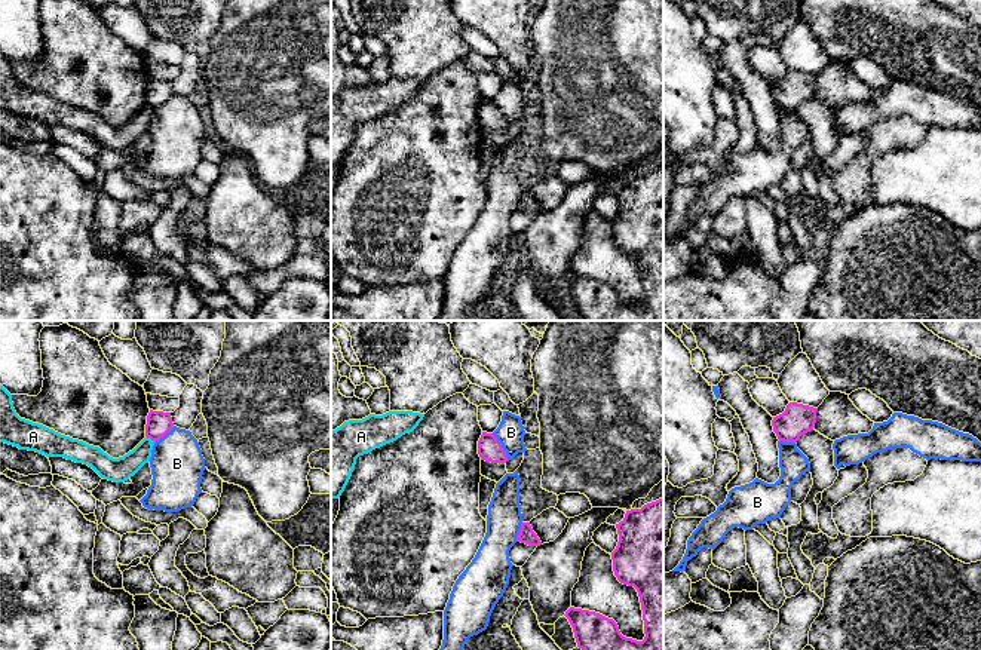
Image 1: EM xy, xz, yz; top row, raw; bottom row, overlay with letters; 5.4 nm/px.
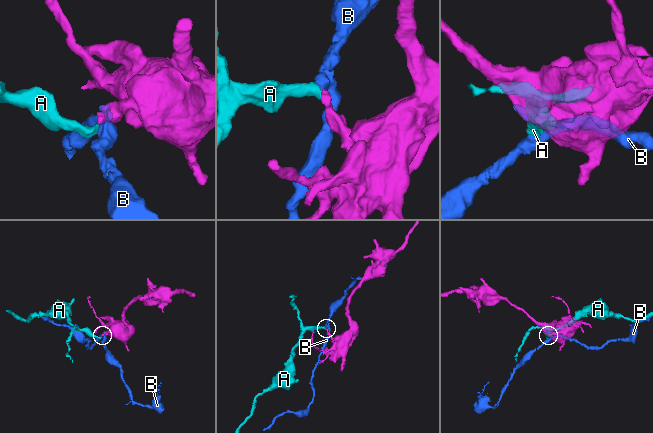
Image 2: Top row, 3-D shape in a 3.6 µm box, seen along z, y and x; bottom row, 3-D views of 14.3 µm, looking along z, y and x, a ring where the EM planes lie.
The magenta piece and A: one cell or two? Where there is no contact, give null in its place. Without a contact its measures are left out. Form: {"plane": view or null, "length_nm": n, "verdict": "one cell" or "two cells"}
{"plane": "xy", "length_nm": 70, "verdict": "two cells"}

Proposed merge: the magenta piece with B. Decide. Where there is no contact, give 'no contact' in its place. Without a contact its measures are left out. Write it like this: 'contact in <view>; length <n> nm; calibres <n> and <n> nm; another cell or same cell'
contact in xz; length 180 nm; calibres 130 and 150 nm; another cell

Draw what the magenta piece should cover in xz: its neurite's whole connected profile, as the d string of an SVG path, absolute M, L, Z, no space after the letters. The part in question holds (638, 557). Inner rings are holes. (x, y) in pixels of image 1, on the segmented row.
M663 497L641 509L626 511L616 528L619 542L611 552L613 571L620 583L634 586L638 592L644 640L623 637L613 619L595 611L570 607L564 616L568 619L577 647L582 650L663 650Z

